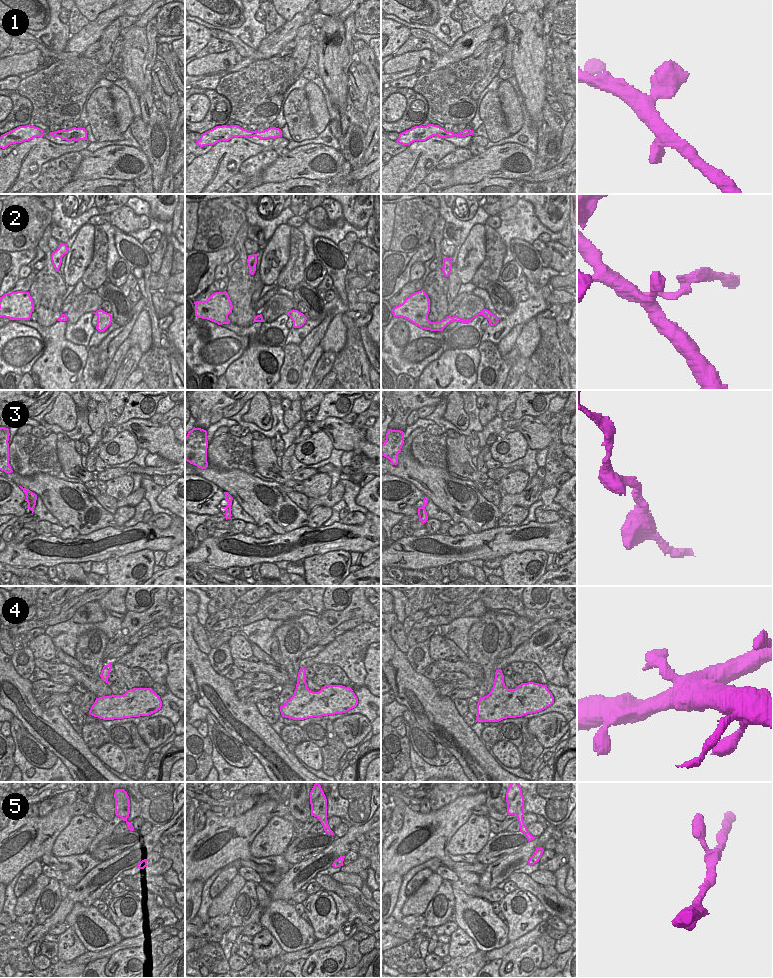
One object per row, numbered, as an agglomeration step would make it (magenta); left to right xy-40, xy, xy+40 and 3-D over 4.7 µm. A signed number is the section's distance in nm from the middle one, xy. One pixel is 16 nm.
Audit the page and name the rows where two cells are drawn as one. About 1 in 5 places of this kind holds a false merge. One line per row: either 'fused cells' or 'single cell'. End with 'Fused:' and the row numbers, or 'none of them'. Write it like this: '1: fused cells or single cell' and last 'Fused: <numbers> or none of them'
1: single cell
2: fused cells
3: single cell
4: single cell
5: single cell
Fused: 2

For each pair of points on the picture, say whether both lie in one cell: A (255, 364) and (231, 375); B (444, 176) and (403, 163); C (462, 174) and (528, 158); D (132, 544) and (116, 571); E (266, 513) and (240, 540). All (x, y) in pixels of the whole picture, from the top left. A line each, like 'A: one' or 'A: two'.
A: one
B: two
C: one
D: two
E: two

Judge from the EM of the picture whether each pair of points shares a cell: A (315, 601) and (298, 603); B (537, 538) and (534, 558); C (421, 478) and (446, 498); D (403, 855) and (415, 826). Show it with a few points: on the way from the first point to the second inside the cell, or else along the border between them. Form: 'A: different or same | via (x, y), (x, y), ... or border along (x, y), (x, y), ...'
A: same | via (311, 601), (308, 604), (302, 603)
B: different | border along (546, 552), (522, 551), (512, 553)
C: same | via (427, 479), (440, 492)
D: same | via (395, 852), (396, 847), (407, 834)

